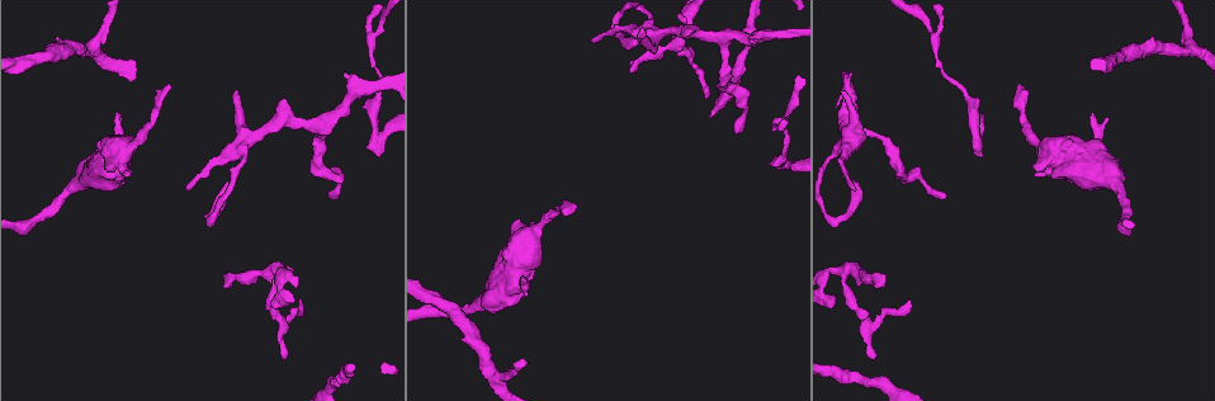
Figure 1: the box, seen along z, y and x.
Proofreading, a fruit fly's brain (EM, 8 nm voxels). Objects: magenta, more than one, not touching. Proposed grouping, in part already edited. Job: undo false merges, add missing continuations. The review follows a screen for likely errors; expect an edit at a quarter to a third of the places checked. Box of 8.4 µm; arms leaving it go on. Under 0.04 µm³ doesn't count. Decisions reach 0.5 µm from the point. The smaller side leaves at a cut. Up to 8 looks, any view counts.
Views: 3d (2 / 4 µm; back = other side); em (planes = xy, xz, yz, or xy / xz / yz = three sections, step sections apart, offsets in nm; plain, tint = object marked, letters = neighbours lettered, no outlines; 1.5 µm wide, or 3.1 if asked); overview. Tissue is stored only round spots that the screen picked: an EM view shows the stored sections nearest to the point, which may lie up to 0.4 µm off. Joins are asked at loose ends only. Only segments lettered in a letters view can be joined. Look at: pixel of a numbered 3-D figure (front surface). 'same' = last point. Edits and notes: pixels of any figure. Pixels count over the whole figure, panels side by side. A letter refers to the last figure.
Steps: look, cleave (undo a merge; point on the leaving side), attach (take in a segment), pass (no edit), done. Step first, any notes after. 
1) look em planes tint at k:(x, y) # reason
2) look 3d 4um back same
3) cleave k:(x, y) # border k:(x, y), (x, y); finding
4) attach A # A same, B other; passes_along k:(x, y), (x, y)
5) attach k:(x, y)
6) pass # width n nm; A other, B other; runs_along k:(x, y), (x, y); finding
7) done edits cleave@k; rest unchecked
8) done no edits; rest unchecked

look 3d 4um at 1:(683, 38)

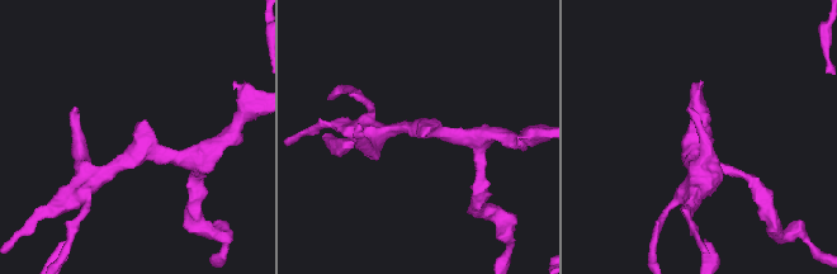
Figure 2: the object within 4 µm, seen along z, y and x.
look em xy step 8 letters at 2:(419, 135) # arm_widths 200, 200 nm; shape alone is not enough

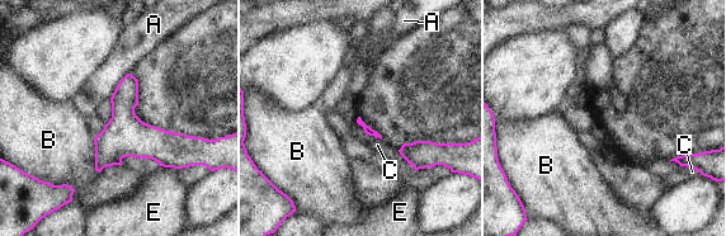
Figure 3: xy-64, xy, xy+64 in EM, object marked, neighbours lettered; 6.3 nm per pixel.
pass # A other, B other, C other, E other; border 3:(356, 122), (367, 133), (381, 140); no lettered segment goes on from it

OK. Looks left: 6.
look 3d 4um at 1:(975, 136) # sharp bend

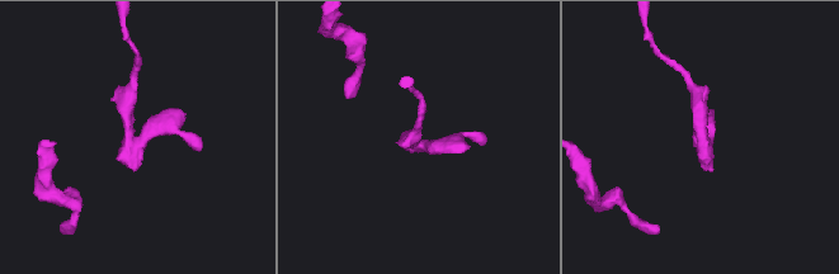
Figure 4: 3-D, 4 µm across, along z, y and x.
look em xy step 4 tint at 4:(705, 137) # shape alone is not enough

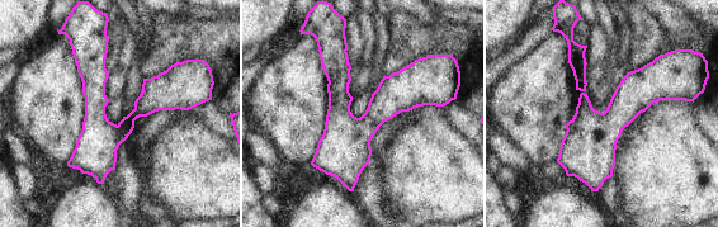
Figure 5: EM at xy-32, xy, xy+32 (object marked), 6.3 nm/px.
look em xy step 4 letters same # see the neighbours

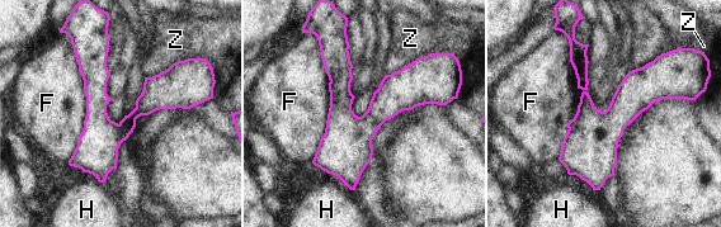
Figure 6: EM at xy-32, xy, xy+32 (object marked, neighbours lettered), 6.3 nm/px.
pass # width 190 nm; F other, H other, Z other; runs_along 6:(439, 100), (395, 97), (316, 161); continuous, no second cell

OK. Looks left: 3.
look 3d 4um at 1:(119, 115) # free end

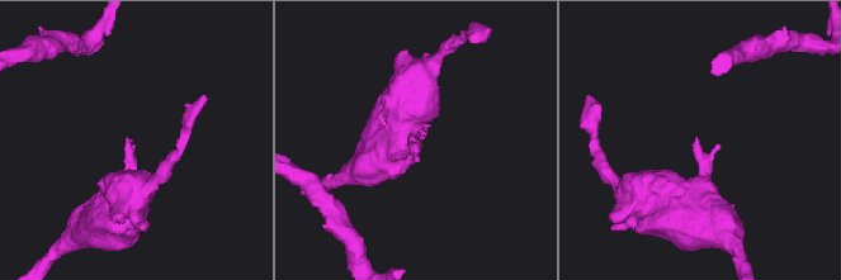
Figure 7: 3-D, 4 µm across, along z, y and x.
look em yz step 4 letters at 7:(409, 135) # need the tissue

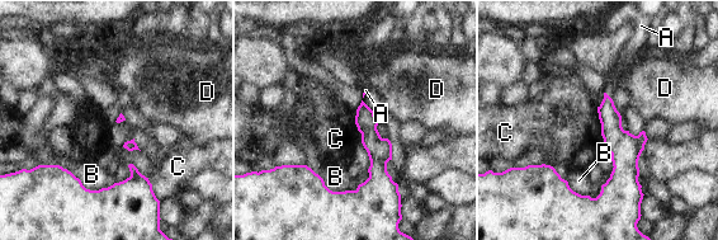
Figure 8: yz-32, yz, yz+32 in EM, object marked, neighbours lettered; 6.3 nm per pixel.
attach A # A same, B other, C other, D other; passes_along 8:(612, 131), (608, 95), (626, 61); the cell continues

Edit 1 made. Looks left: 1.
done edits attach@8; rest unchecked

